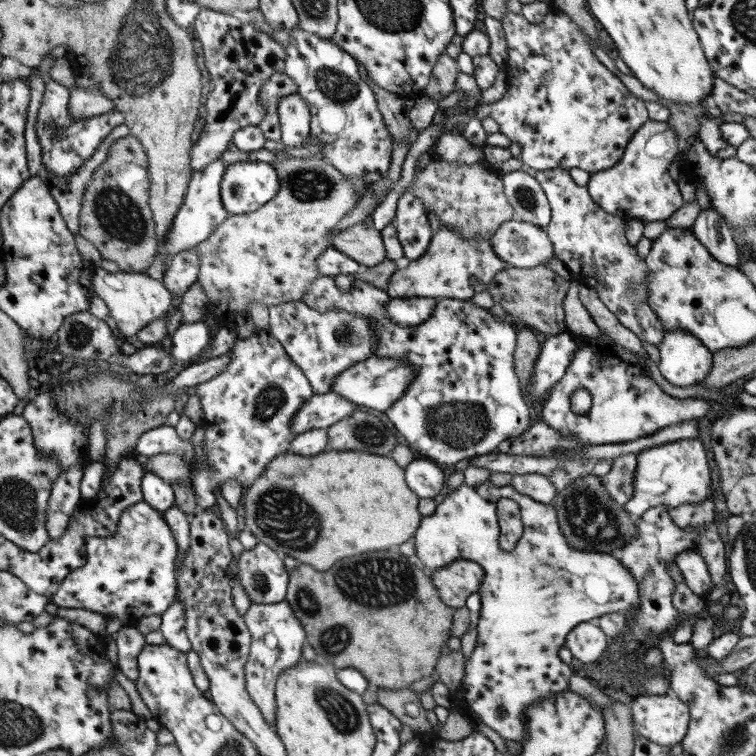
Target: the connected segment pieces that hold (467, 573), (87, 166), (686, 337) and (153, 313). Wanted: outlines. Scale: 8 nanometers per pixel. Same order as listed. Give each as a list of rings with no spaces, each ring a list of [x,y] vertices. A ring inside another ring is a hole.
[[[455,560],[443,568],[428,572],[438,588],[438,594],[446,606],[460,608],[466,605],[470,594],[479,592],[485,572],[483,568],[470,560]]]
[[[121,125],[114,128],[114,131],[102,140],[96,152],[88,157],[77,170],[68,179],[59,178],[52,171],[48,172],[44,166],[41,168],[41,175],[49,185],[50,194],[58,203],[59,211],[63,216],[64,222],[74,236],[79,232],[79,212],[83,201],[86,185],[90,182],[95,168],[100,166],[106,160],[109,148],[120,138],[126,138],[130,135],[130,130]]]
[[[674,329],[666,332],[658,349],[658,368],[662,376],[674,386],[699,384],[709,375],[713,354],[697,336],[682,329]]]
[[[96,268],[93,291],[104,300],[109,308],[109,315],[116,320],[118,330],[126,337],[134,336],[146,324],[166,316],[176,307],[174,296],[164,286],[161,277],[150,276],[145,272],[107,272]]]

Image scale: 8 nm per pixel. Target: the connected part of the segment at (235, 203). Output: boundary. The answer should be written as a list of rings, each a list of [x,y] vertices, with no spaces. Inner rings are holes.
[[[229,160],[220,183],[221,199],[230,215],[254,212],[279,191],[278,173],[265,161]]]

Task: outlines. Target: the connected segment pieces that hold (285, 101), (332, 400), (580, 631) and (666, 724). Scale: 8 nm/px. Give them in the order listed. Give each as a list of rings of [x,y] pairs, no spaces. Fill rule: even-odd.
[[[297,92],[283,96],[277,104],[281,125],[280,146],[301,147],[310,138],[311,112]]]
[[[335,392],[314,393],[293,416],[291,434],[295,437],[313,428],[327,429],[339,420],[349,417],[354,411],[362,409],[358,404],[346,400]]]
[[[586,621],[569,632],[564,645],[580,662],[596,663],[604,656],[609,638],[594,621]]]
[[[640,694],[630,703],[633,714],[633,728],[636,735],[642,735],[650,742],[659,746],[672,747],[681,744],[686,736],[690,724],[690,711],[688,705],[674,694],[648,696]]]

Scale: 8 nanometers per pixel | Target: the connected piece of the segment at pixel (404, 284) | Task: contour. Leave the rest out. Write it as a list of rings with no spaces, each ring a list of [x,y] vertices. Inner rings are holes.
[[[441,225],[438,232],[432,235],[426,252],[412,260],[407,268],[396,270],[391,276],[386,291],[392,299],[424,297],[468,300],[475,298],[475,284],[489,283],[494,275],[508,267],[508,264],[496,256],[491,241],[478,235],[473,236],[473,239],[463,239],[458,231]]]

